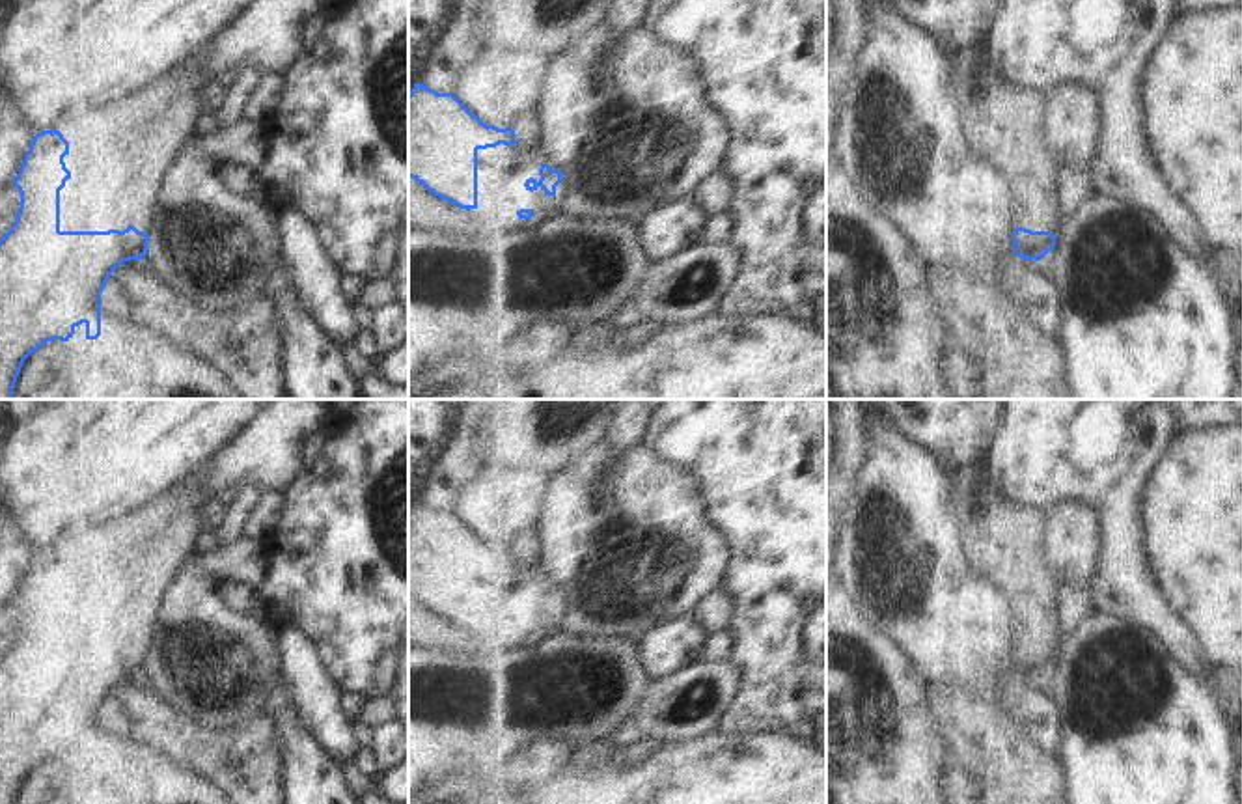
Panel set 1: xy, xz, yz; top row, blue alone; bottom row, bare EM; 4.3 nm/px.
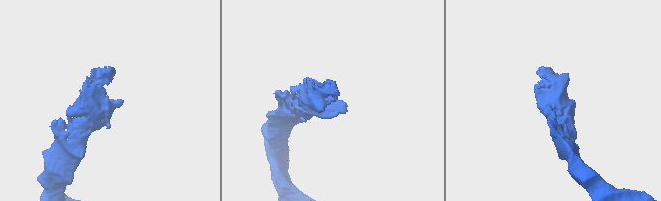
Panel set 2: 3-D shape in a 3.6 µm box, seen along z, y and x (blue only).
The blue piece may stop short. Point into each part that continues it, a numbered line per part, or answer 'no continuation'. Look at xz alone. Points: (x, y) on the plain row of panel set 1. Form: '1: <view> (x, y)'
1: xz (565, 607)

